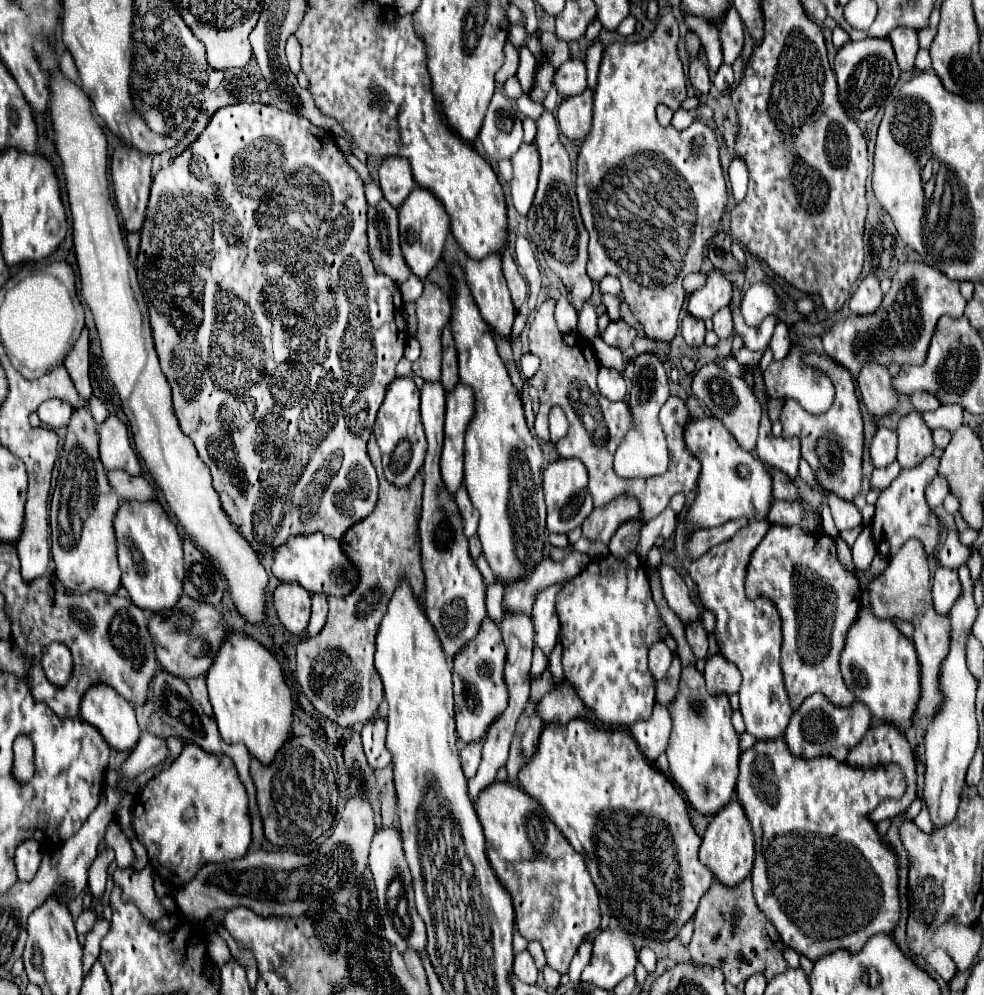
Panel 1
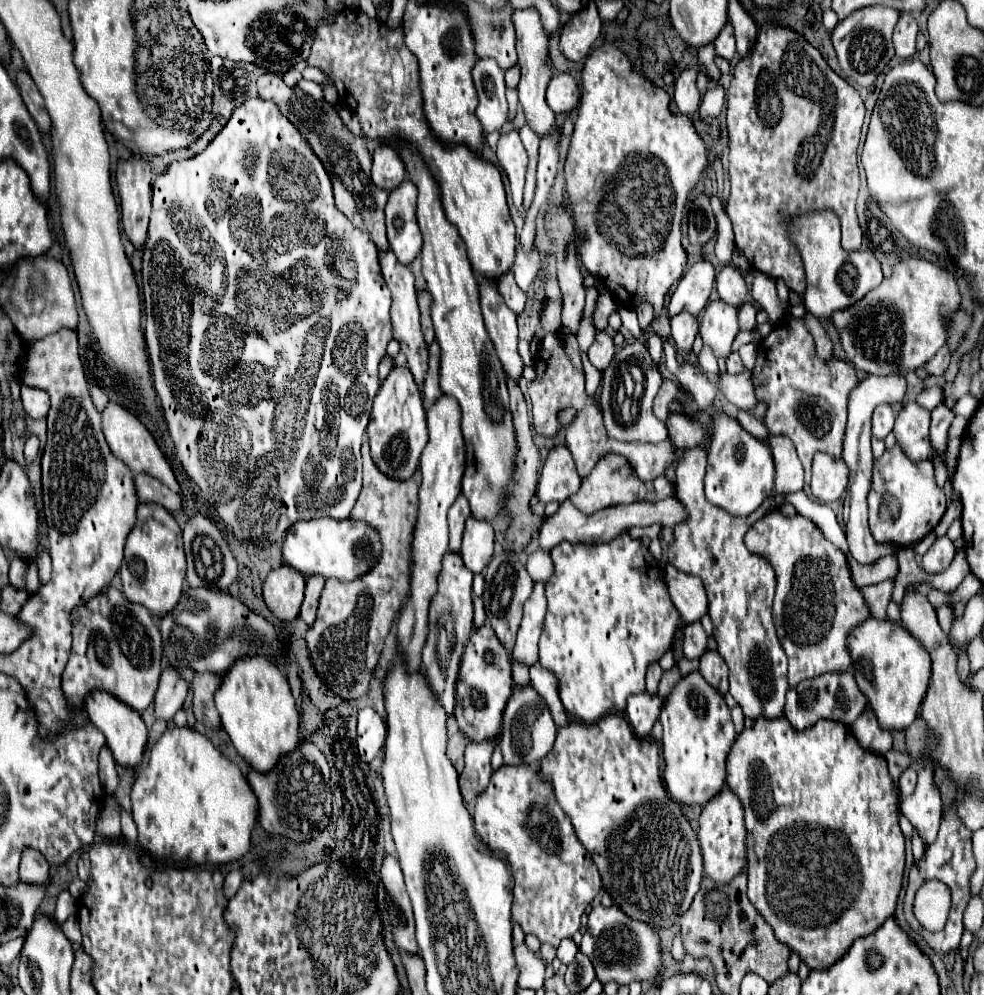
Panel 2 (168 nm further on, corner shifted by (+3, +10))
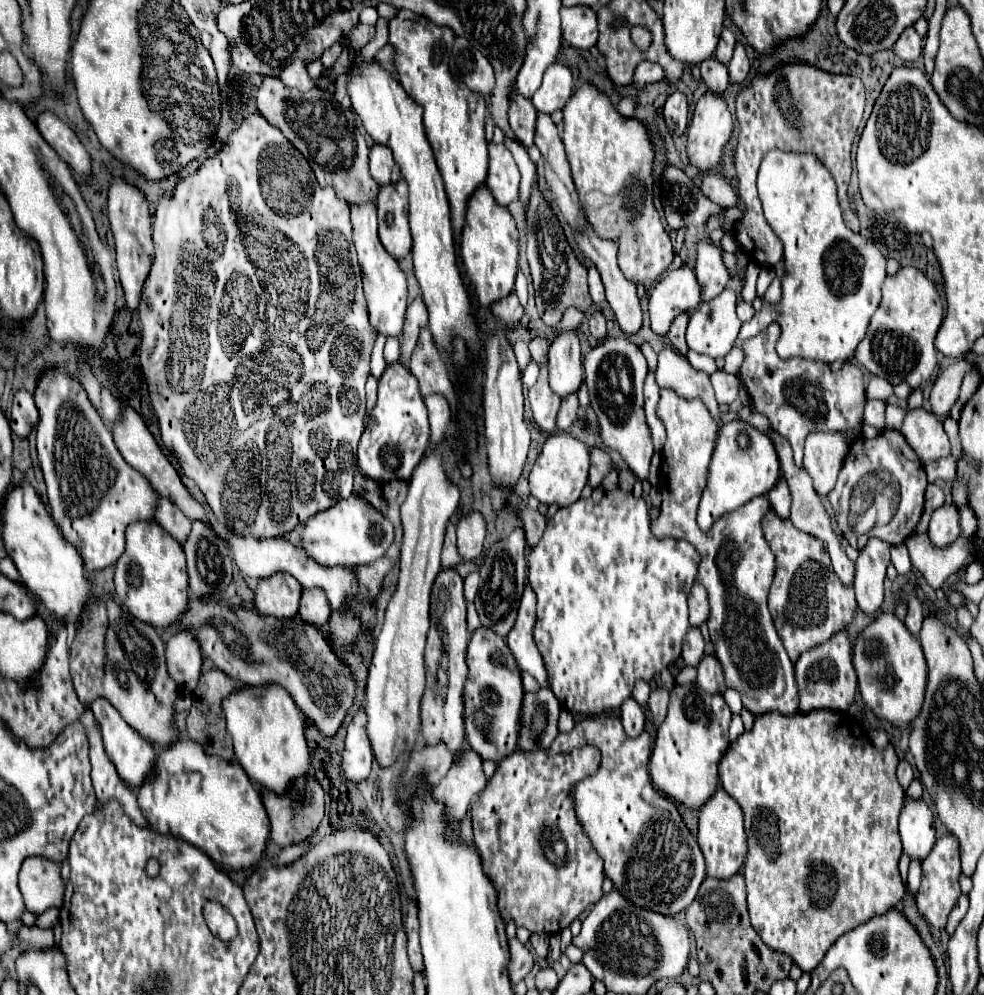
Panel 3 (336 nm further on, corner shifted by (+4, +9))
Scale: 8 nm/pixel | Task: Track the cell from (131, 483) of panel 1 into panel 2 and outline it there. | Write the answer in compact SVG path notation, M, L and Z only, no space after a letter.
M139 473L139 475L135 475L135 489L137 489L137 497L141 503L151 501L151 503L163 505L173 515L181 513L181 497L177 493L169 491L169 487L163 485L159 479L153 481L151 475Z

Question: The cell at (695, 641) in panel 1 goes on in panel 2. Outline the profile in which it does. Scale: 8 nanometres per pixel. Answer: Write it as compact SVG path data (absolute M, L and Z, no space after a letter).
M699 621L695 623L689 623L685 627L685 639L683 639L683 653L689 657L689 659L697 659L705 653L705 647L707 647L707 635L701 627Z

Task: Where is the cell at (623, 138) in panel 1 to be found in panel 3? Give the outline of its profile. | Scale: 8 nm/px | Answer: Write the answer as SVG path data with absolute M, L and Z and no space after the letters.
M584 84L564 106L562 142L586 222L600 238L618 242L622 274L650 288L672 264L674 250L656 206L646 206L656 182L652 180L654 150L644 124L622 118L602 92Z

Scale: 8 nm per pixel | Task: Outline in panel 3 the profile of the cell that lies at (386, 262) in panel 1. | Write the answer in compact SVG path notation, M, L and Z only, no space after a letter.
M264 78L256 96L258 112L272 124L278 126L284 136L302 152L310 162L320 186L330 186L338 198L346 202L376 200L378 184L368 174L368 146L356 126L352 110L342 108L332 92L310 90L300 92L286 88L278 78Z

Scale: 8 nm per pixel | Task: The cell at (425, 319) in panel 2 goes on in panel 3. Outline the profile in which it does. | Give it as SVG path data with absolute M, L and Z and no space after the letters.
M418 296L406 310L406 322L404 322L404 336L400 338L400 364L408 366L408 358L418 342L420 328L428 324L428 314L422 298Z

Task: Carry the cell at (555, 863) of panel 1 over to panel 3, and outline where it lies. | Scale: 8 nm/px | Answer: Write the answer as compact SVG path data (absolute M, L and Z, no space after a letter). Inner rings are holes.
M582 746L568 754L556 756L550 756L546 750L536 750L536 754L520 754L520 750L516 750L498 764L494 776L488 780L488 786L472 806L474 846L482 858L484 872L496 886L498 910L504 922L512 920L516 926L524 926L530 932L554 934L570 926L570 922L576 920L586 906L596 904L602 896L602 858L578 822L572 800L574 786L592 776L598 770L598 764L600 750L594 746ZM480 812L490 820L474 822L474 818L480 818Z

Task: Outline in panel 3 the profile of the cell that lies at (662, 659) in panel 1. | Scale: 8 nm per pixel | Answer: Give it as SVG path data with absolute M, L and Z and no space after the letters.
M636 682L636 686L632 688L632 698L636 700L636 702L640 702L640 706L644 708L646 704L648 704L648 696L650 696L650 686L648 686L648 682Z

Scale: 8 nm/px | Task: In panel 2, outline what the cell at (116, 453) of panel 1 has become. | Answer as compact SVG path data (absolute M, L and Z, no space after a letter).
M109 403L105 409L103 409L103 433L105 433L105 439L107 439L107 445L111 449L111 453L119 459L119 461L125 461L125 465L129 465L129 469L137 475L137 473L149 473L151 477L161 477L161 481L165 485L169 485L169 489L173 491L181 491L179 483L177 483L177 477L171 469L171 465L167 463L167 459L163 457L163 453L159 451L155 439L151 437L151 433L145 429L145 425L133 417L129 411L125 411L121 405L117 403Z

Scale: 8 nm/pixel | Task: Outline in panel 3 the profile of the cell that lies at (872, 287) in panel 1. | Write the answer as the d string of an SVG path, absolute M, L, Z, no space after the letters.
M770 150L760 164L756 184L764 216L784 244L782 300L778 304L770 304L762 298L760 312L756 312L748 324L742 324L738 342L756 336L768 326L768 320L774 320L780 324L780 336L776 342L776 352L780 354L780 358L800 356L810 360L822 360L826 364L834 360L852 360L858 342L868 332L870 316L880 304L880 286L886 278L886 258L874 242L846 228L836 198L836 182L820 164L820 158L816 158L814 154Z

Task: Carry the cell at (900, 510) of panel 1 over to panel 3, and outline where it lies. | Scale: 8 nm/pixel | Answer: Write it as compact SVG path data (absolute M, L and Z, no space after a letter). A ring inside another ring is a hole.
M884 428L880 432L878 438L874 440L868 440L864 436L856 438L856 442L852 442L852 450L848 450L848 458L844 458L844 466L840 468L840 474L838 474L838 480L836 480L836 486L834 490L828 492L828 500L834 508L834 518L836 518L836 524L842 532L842 536L858 550L862 550L866 546L866 540L868 538L880 538L884 542L888 542L890 546L896 546L896 544L902 544L914 530L916 530L916 524L918 524L918 518L924 510L924 492L926 492L926 472L924 472L924 466L920 462L920 458L916 456L916 452L908 446L908 442L904 440L904 436L896 430L888 430ZM874 470L888 470L900 484L900 506L894 514L894 518L886 524L886 526L880 526L880 528L874 528L862 536L856 536L852 530L848 530L848 496L852 492L852 488L860 482L860 478L864 474L870 474Z

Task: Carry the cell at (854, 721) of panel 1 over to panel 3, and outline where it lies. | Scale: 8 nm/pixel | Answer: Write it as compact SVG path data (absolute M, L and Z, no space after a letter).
M838 630L828 642L816 650L806 650L796 660L796 684L800 692L800 712L810 710L838 710L844 712L854 702L856 672L852 670L852 644L846 630Z

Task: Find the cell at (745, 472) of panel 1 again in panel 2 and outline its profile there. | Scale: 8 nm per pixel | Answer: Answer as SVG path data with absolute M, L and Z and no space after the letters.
M713 413L713 433L709 435L709 455L707 455L707 475L705 475L705 495L715 507L725 509L733 517L747 517L753 513L765 497L773 491L773 457L769 447L751 437L733 417L725 413Z

